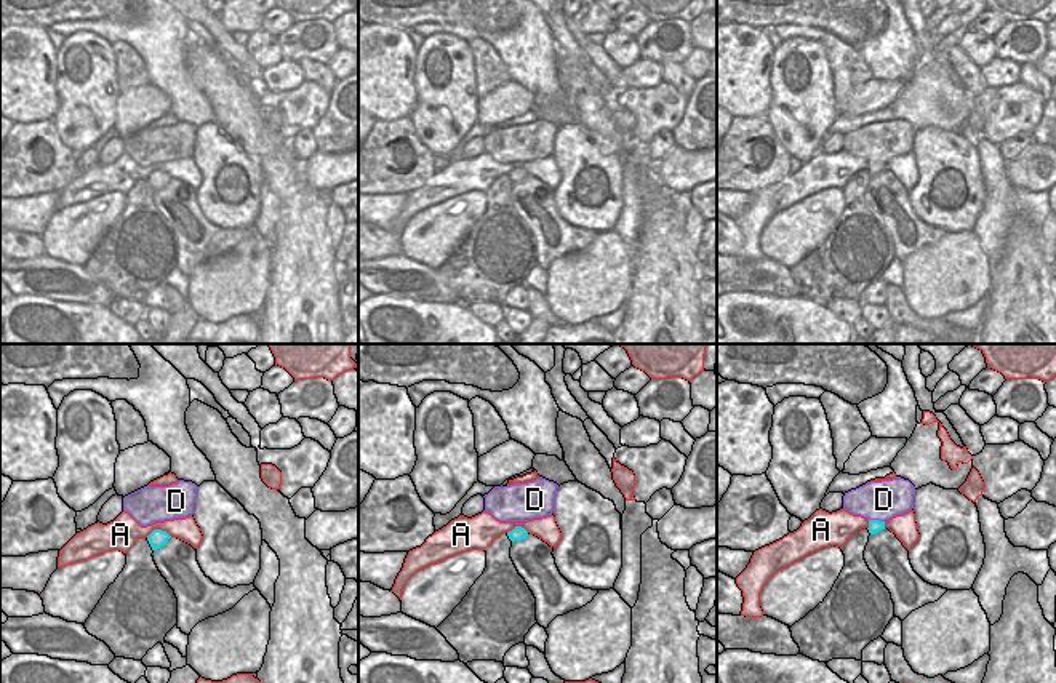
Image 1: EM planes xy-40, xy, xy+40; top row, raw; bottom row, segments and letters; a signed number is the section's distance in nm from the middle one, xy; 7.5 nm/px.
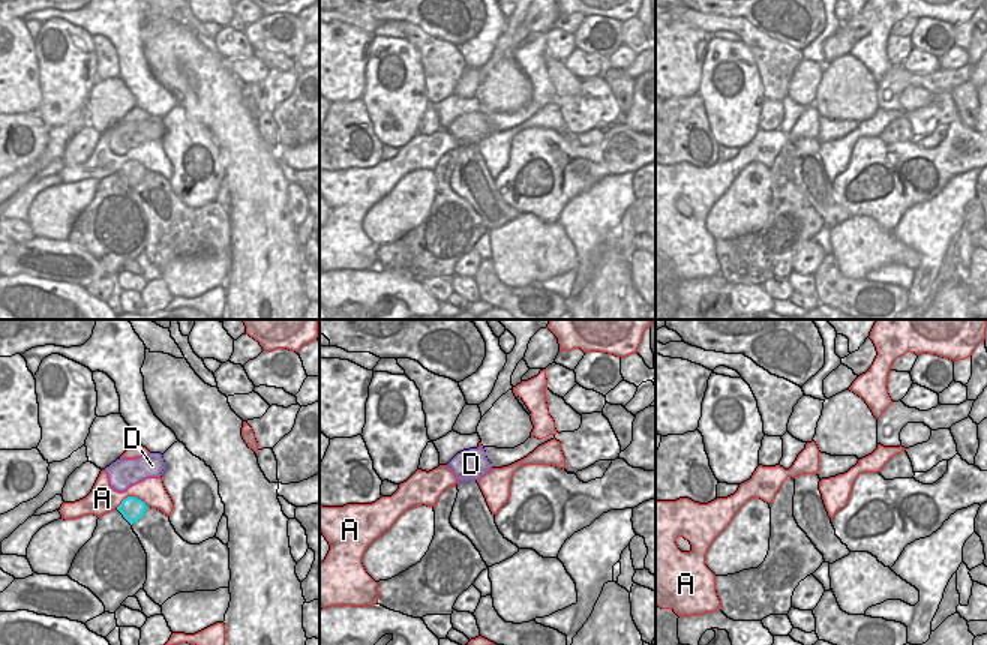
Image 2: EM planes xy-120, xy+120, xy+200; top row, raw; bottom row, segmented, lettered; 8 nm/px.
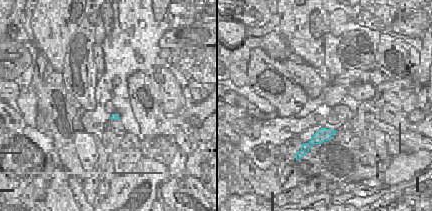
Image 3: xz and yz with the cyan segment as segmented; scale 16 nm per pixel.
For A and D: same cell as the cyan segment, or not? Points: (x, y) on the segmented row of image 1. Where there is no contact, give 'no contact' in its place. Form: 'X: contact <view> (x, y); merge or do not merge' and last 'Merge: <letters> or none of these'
A: contact xy-40 (159, 530); do not merge
D: contact xy+40 (877, 520); merge
Merge: D

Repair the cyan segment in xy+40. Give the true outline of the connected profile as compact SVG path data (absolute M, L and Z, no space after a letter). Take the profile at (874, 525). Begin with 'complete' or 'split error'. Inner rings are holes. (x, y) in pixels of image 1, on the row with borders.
split error | M901 477L870 481L845 493L843 509L869 520L869 533L885 529L885 523L914 509L915 486Z

